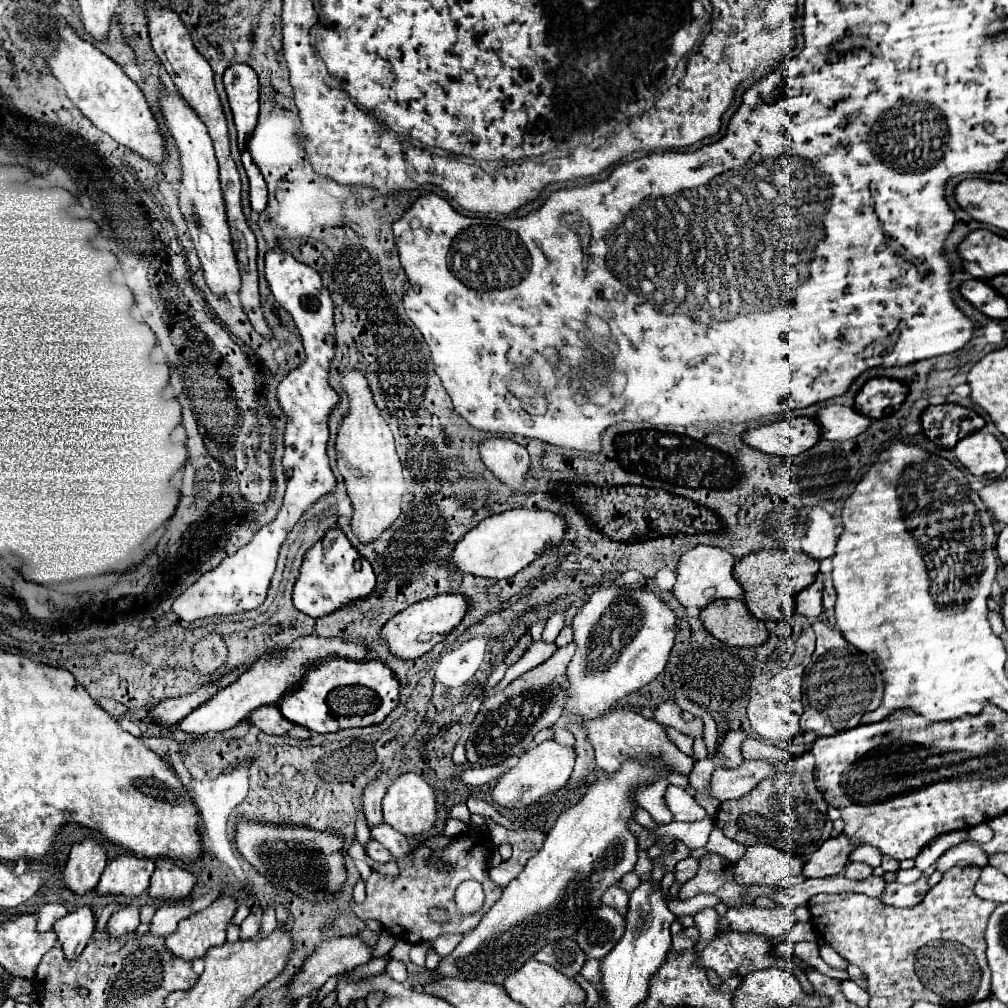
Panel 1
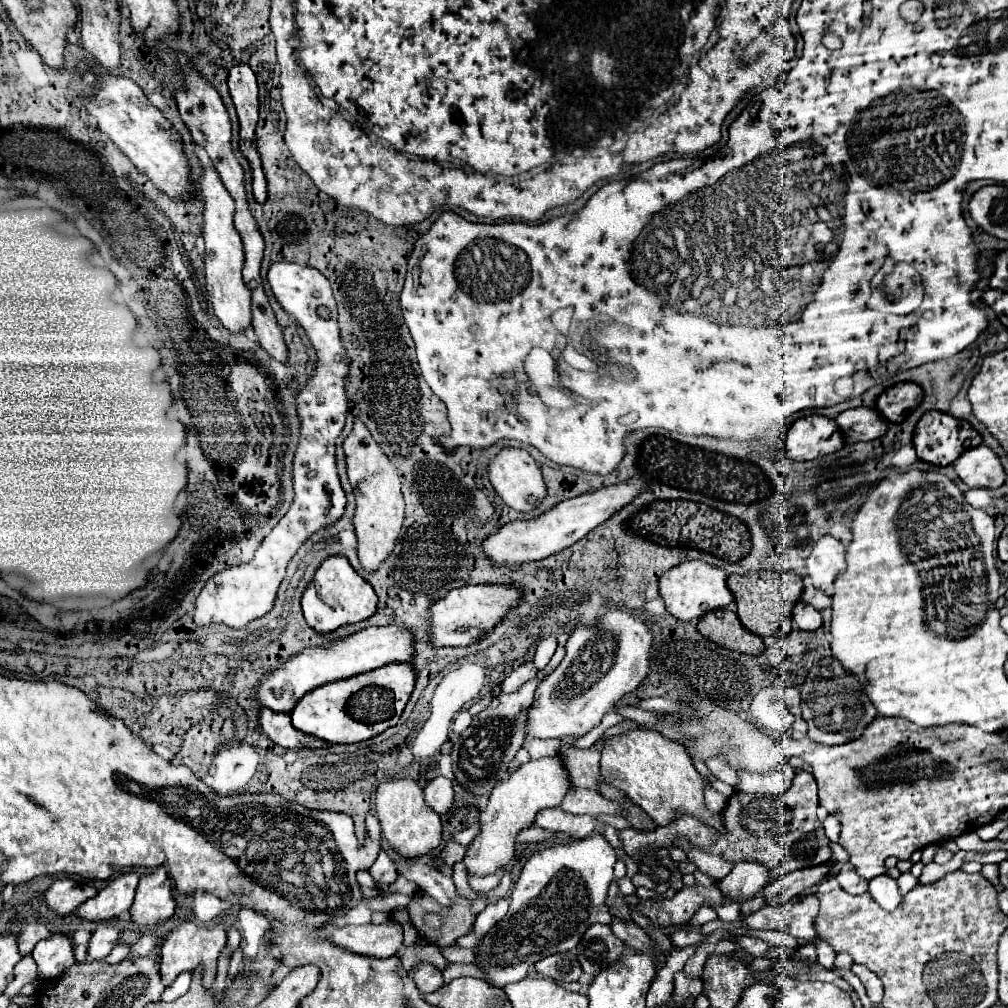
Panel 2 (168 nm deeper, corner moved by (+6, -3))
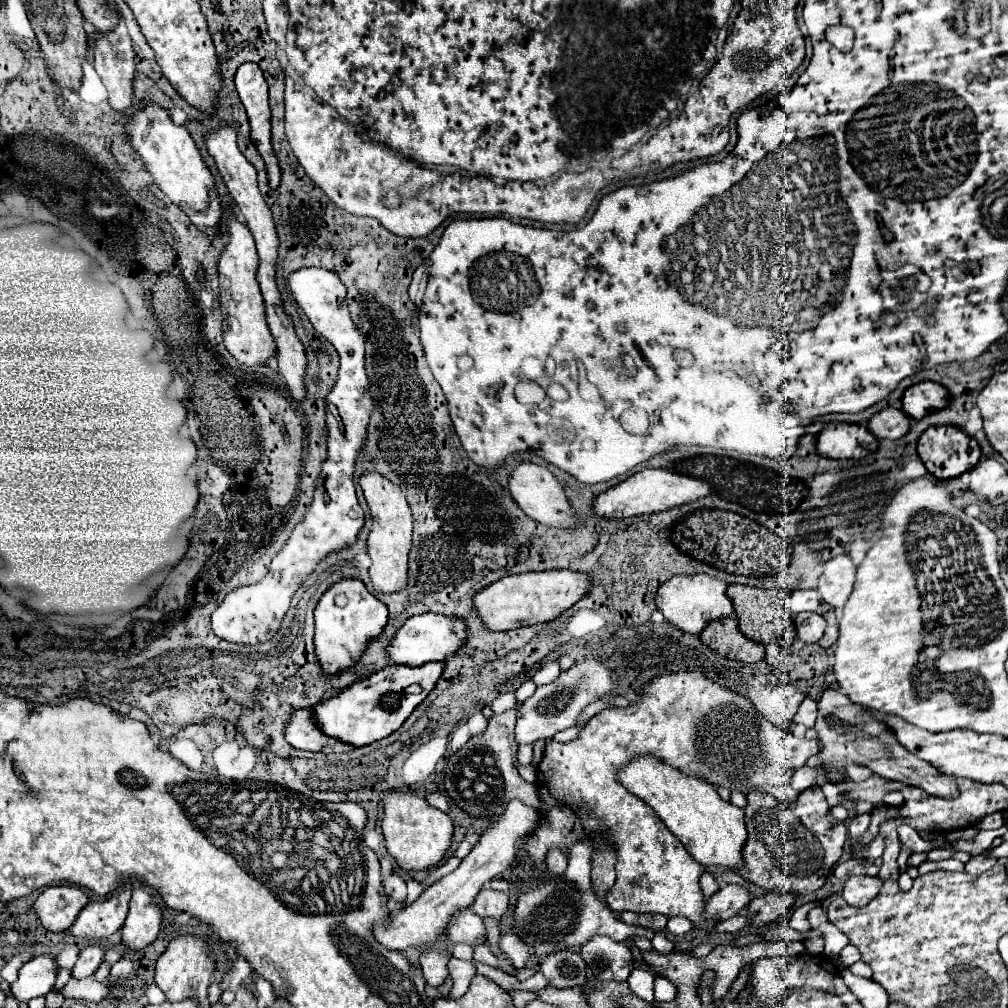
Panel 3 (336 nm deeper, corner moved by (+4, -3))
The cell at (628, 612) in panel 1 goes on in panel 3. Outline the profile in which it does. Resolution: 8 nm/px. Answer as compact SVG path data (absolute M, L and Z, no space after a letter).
M588 656L576 662L570 670L564 670L552 684L538 686L536 692L522 704L516 722L516 742L532 744L536 740L552 738L556 732L574 726L582 714L582 710L604 696L610 696L618 688L618 680L614 678L614 670L608 668L604 660L598 656Z

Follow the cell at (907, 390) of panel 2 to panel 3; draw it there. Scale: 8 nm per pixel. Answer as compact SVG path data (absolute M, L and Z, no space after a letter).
M918 382L906 388L902 396L902 410L912 418L920 420L928 412L936 412L948 404L948 392L936 382Z

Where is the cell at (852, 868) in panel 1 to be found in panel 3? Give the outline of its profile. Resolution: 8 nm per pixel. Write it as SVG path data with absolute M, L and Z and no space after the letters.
M850 876L844 884L844 890L842 890L842 898L852 904L852 906L864 906L868 904L880 890L882 882L872 878L872 876Z

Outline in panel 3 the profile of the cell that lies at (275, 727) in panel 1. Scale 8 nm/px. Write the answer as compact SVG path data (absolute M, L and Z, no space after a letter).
M292 710L288 722L286 722L286 732L284 738L290 746L298 748L298 750L310 750L310 752L322 752L322 754L330 754L330 752L350 752L354 746L338 742L338 740L330 740L330 736L326 738L316 724L312 724L312 716L308 716L308 710Z

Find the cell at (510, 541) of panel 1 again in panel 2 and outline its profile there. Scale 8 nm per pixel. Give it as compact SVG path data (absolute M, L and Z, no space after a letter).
M634 476L628 482L612 484L612 486L606 486L606 488L564 500L558 506L554 506L552 510L544 512L540 518L524 520L524 522L512 522L512 524L502 526L498 532L492 532L482 544L484 554L498 564L524 564L524 562L542 560L546 556L552 556L552 554L572 546L580 538L584 538L590 530L604 524L612 514L616 514L626 504L630 504L646 488L648 488L648 480Z

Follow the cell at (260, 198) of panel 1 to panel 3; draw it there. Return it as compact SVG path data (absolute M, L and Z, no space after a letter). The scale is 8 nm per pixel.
M242 64L234 76L238 96L246 108L250 120L250 138L260 156L266 162L268 186L276 190L280 184L280 168L270 144L270 106L268 106L268 86L258 64Z

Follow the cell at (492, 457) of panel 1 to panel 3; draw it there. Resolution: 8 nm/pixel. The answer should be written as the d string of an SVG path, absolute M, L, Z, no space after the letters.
M518 462L510 474L508 492L514 498L514 502L522 508L522 512L536 522L542 522L546 526L558 526L558 528L568 528L568 526L574 526L574 522L576 522L562 484L544 466L538 466L532 462Z

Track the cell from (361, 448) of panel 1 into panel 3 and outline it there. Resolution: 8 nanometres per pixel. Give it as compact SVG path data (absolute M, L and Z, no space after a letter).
M376 470L364 472L360 476L360 486L372 516L372 530L368 534L368 554L372 558L370 564L370 580L378 592L396 592L404 588L408 574L408 552L412 544L412 514L406 502L404 492L392 484L386 476Z

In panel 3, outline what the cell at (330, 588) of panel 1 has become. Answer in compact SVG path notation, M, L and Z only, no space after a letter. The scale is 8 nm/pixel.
M342 578L322 594L314 610L314 620L316 620L314 644L318 662L324 672L336 674L352 666L354 660L358 660L360 654L364 652L366 642L382 632L388 620L388 610L386 604L380 602L376 596L372 596L360 580Z

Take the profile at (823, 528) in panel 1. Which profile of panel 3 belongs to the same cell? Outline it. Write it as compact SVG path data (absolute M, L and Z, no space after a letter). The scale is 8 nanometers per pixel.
M848 554L832 556L822 564L822 574L818 578L818 592L832 608L842 608L854 586L856 566Z

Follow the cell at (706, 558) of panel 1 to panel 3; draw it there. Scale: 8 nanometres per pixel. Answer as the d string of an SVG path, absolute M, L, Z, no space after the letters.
M692 574L692 576L674 576L670 580L666 580L656 594L656 606L658 610L666 616L666 620L670 624L674 624L676 628L696 634L702 632L708 622L718 620L718 618L726 618L734 612L730 598L726 596L726 582L712 578L708 574Z

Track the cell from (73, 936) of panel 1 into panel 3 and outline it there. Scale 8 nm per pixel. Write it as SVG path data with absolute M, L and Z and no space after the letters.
M48 954L36 956L20 968L18 980L12 984L12 994L22 1002L28 1002L30 998L36 996L46 996L48 992L54 990L56 974L58 966L52 956Z

